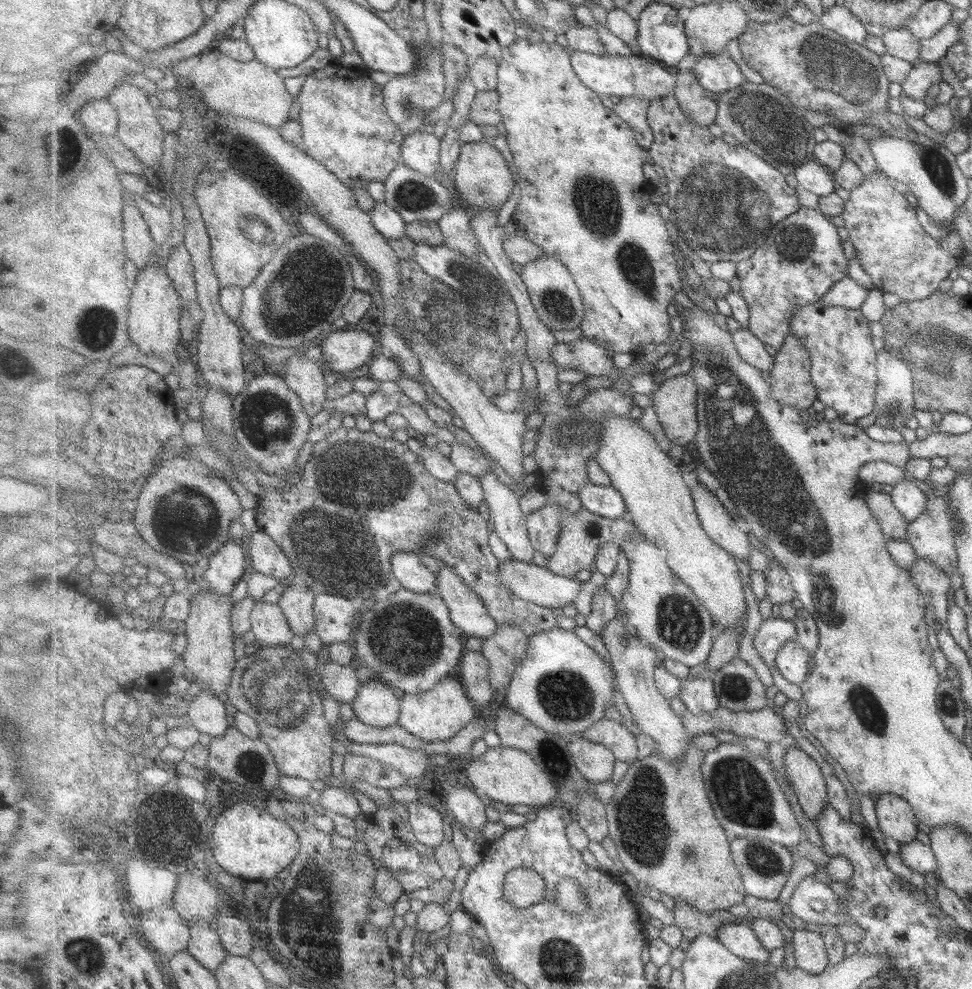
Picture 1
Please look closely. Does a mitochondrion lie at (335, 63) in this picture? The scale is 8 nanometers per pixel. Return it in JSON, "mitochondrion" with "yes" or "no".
{"mitochondrion":"no"}

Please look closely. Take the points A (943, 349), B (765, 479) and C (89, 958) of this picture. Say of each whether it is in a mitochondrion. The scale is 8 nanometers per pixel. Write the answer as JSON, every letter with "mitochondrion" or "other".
{"A":"mitochondrion","B":"mitochondrion","C":"mitochondrion"}

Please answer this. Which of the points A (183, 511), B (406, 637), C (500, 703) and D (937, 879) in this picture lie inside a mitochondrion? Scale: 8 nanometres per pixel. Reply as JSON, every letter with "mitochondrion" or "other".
{"A":"mitochondrion","B":"mitochondrion","C":"other","D":"other"}

